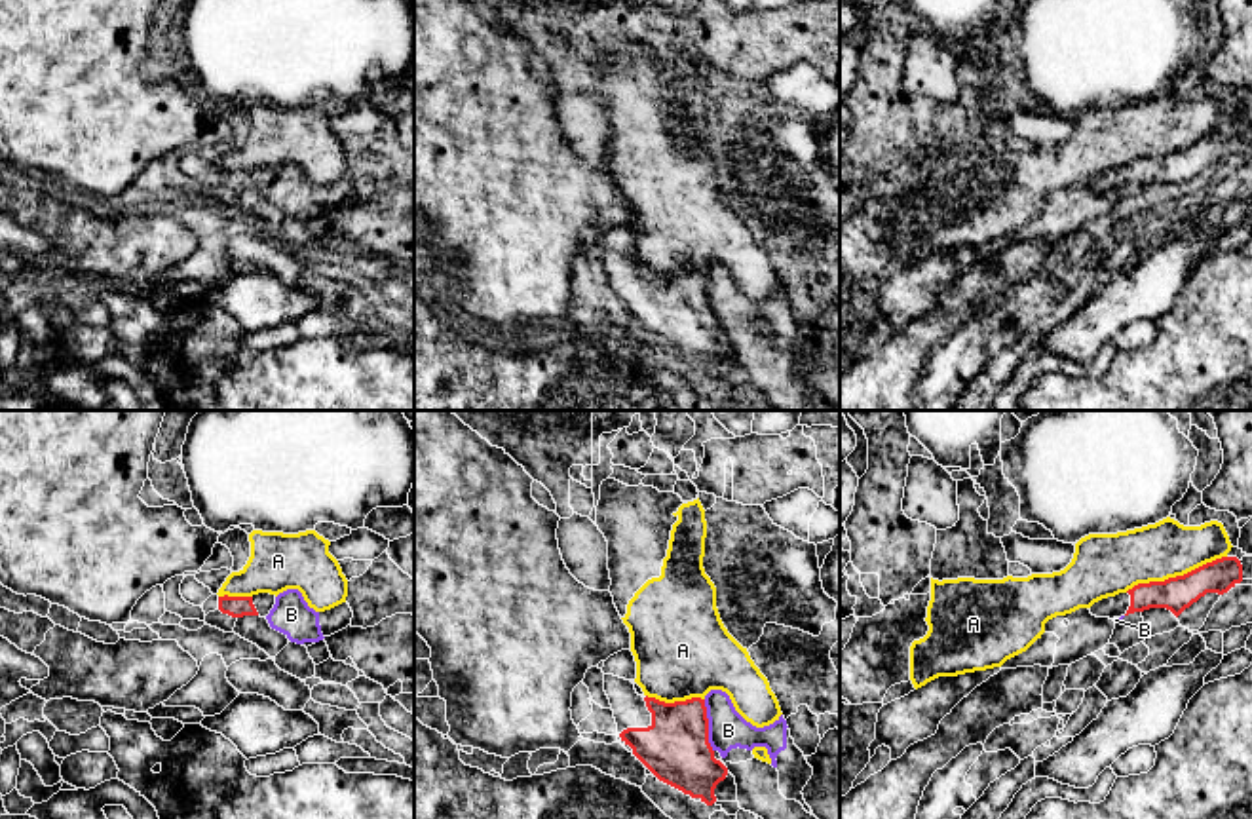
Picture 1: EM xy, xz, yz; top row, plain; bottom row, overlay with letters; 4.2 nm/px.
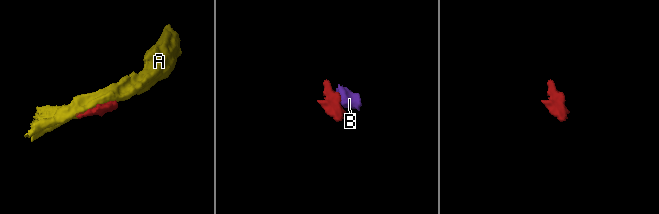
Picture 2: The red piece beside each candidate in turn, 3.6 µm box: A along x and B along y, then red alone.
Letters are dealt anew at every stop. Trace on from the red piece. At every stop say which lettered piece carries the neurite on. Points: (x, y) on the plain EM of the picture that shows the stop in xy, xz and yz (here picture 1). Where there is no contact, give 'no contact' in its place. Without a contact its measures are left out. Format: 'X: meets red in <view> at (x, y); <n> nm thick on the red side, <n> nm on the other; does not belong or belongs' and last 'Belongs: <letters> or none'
A: meets red in yz at (1176, 151); 140 nm thick on the red side, 240 nm on the other; does not belong
B: meets red in xz at (707, 301); 280 nm thick on the red side, 160 nm on the other; does not belong
Belongs: none

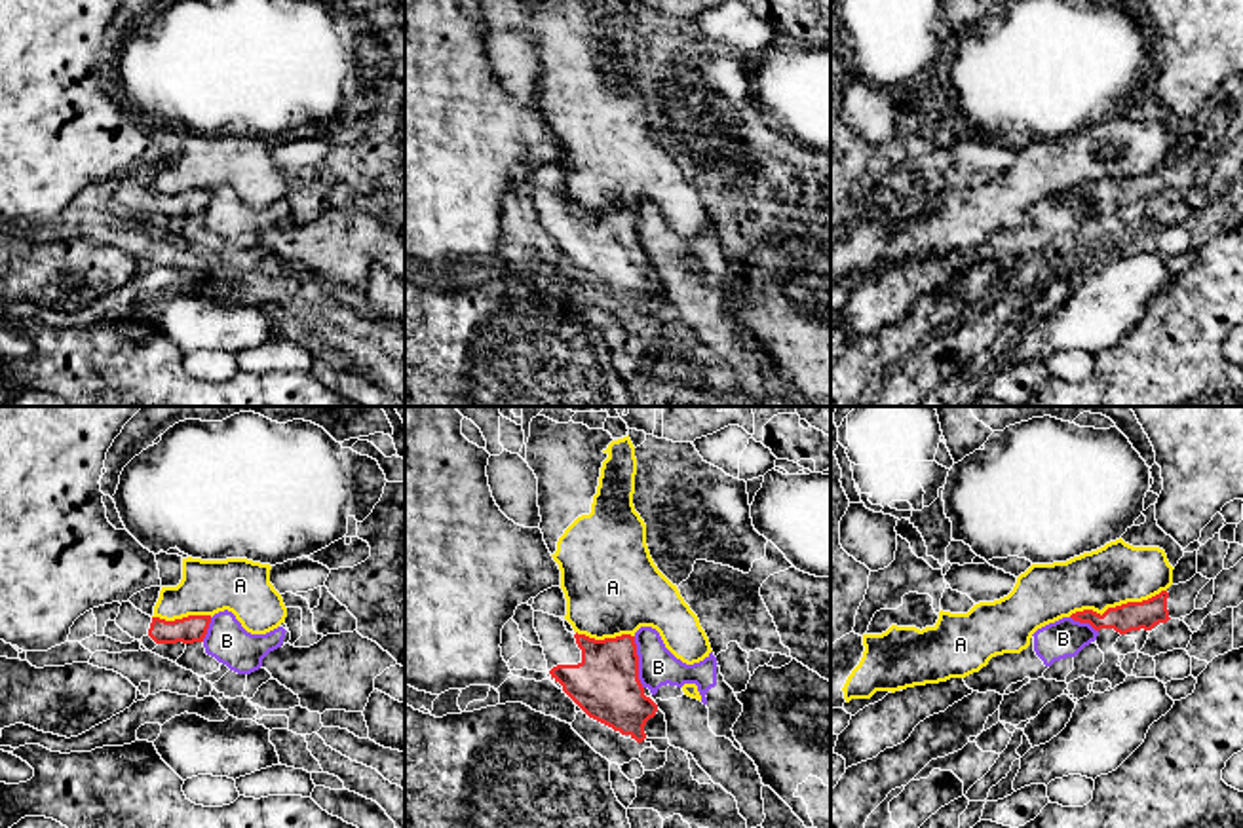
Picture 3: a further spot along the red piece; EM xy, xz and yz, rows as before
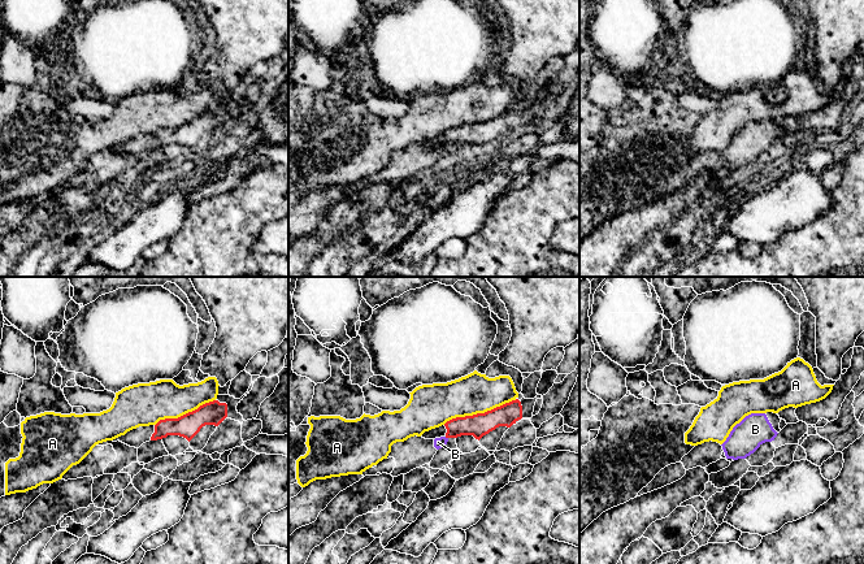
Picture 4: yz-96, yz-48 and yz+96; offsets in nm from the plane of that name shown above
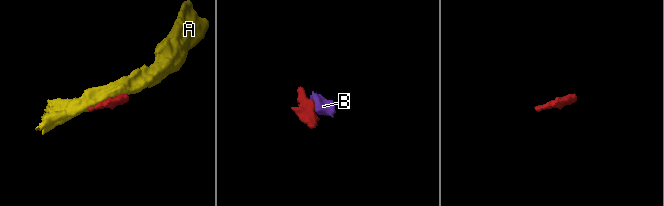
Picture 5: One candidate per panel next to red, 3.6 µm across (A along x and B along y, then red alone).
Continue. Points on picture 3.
A: meets red in yz at (1116, 181); 130 nm thick on the red side, 260 nm on the other; does not belong
B: meets red in xz at (637, 238); 280 nm thick on the red side, 160 nm on the other; does not belong
Belongs: none

